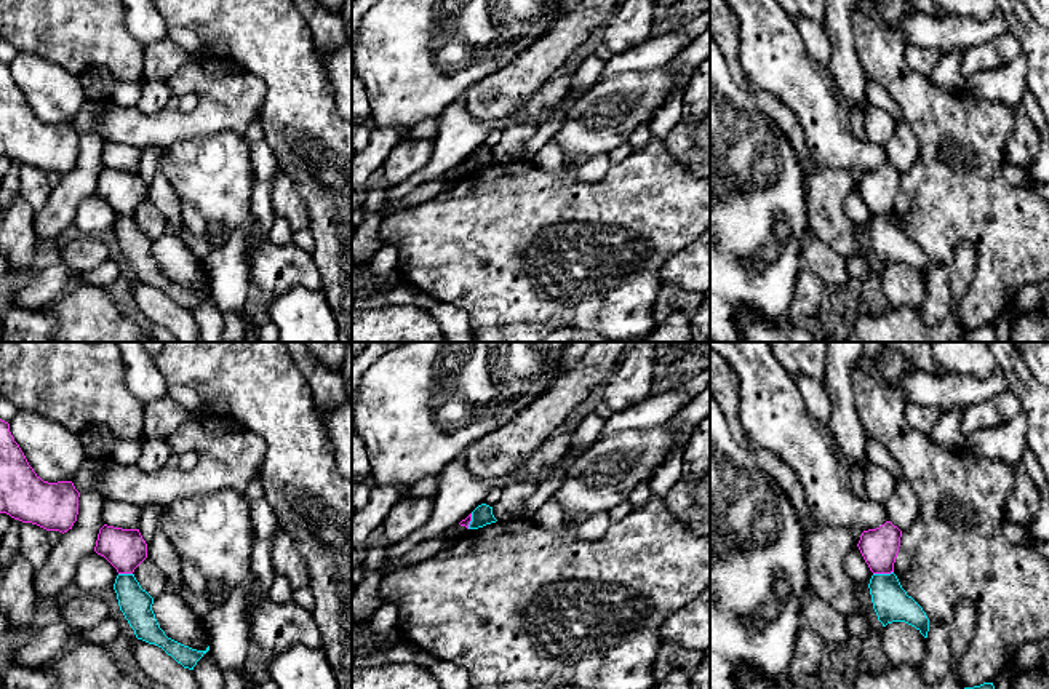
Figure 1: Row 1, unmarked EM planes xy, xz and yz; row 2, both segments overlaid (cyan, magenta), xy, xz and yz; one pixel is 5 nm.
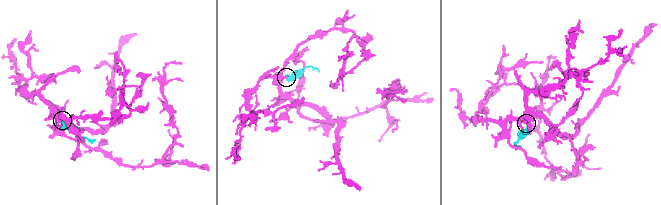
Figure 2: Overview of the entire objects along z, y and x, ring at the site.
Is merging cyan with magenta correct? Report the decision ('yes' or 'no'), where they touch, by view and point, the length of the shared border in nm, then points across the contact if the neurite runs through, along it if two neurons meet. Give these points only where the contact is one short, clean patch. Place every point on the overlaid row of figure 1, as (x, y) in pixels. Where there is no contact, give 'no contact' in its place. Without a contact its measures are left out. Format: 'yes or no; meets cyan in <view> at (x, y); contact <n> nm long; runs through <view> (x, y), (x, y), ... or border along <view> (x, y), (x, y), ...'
no; meets cyan in yz at (883, 574); contact 110 nm long; border along yz (893, 571), (873, 574)

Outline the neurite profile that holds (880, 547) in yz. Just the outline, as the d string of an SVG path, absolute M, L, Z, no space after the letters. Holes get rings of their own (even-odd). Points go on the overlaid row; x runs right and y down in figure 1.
M891 521L862 532L857 547L873 574L894 572L900 537L902 531Z

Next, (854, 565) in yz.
M852 547L843 560L843 569L856 585L868 585L873 572L865 563L859 547Z

